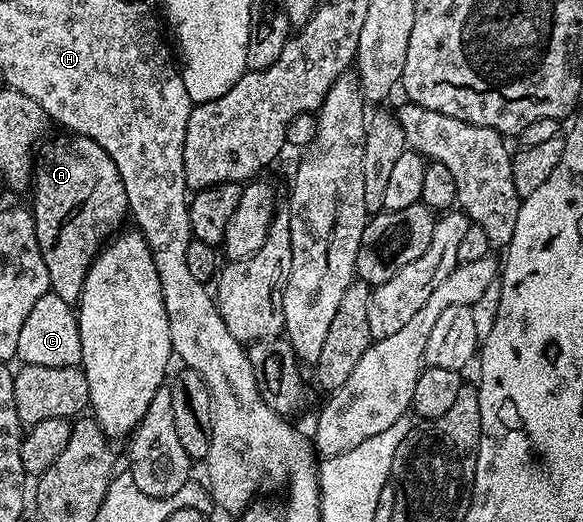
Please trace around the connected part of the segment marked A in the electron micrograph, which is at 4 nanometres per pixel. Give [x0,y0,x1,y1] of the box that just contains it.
[32,137,128,304]

